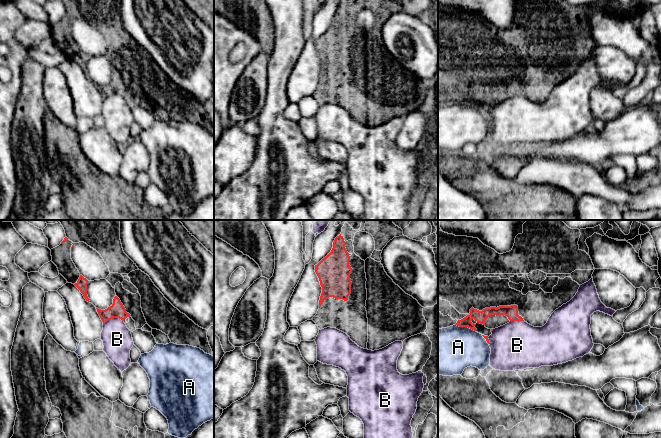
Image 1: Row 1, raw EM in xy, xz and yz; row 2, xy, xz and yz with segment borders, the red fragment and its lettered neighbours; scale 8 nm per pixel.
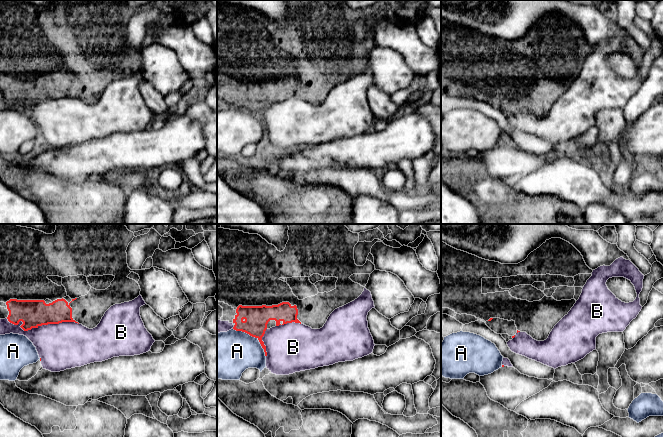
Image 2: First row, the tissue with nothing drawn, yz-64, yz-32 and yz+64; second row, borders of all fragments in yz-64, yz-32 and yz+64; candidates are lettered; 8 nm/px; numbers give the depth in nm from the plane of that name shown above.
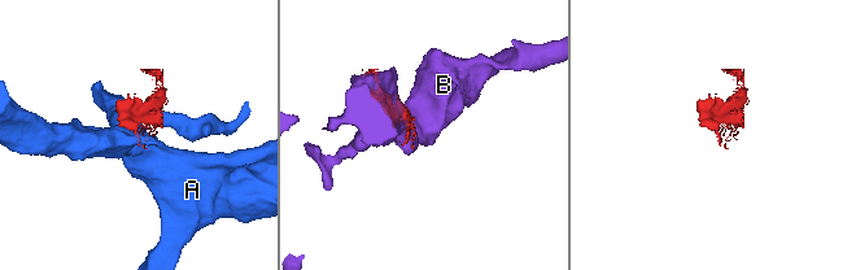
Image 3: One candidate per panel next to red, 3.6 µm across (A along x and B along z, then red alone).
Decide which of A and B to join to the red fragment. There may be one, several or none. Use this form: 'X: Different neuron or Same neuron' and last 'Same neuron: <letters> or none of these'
A: Different neuron
B: Different neuron
Same neuron: none of these

